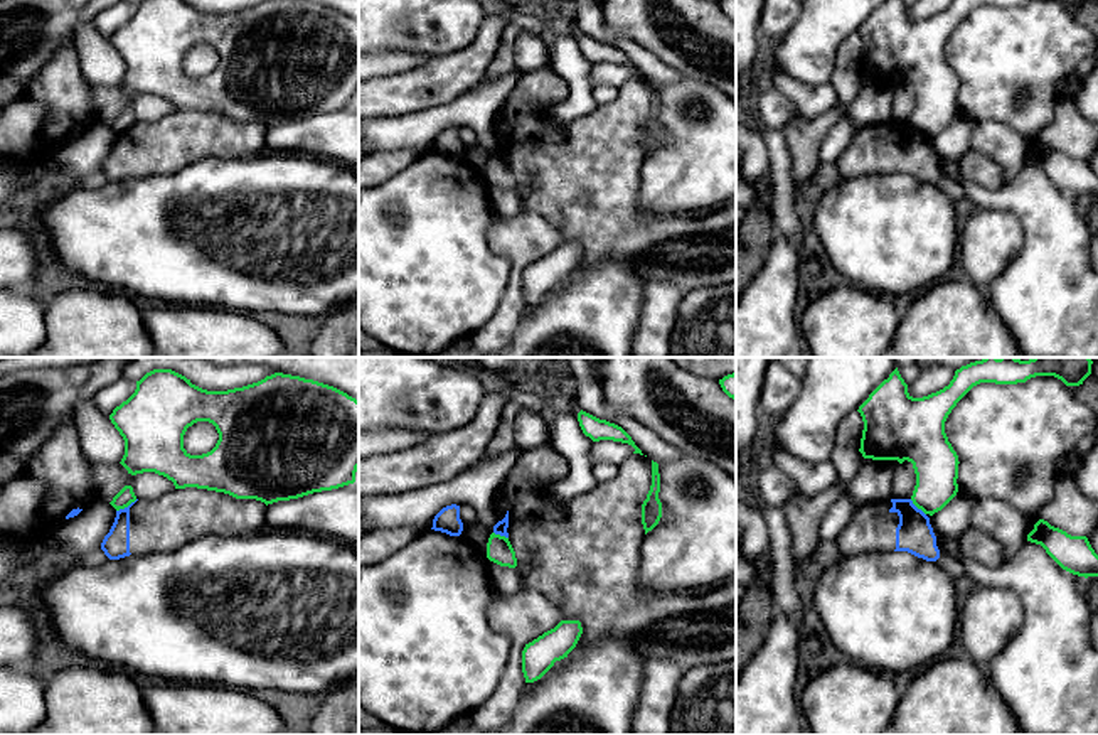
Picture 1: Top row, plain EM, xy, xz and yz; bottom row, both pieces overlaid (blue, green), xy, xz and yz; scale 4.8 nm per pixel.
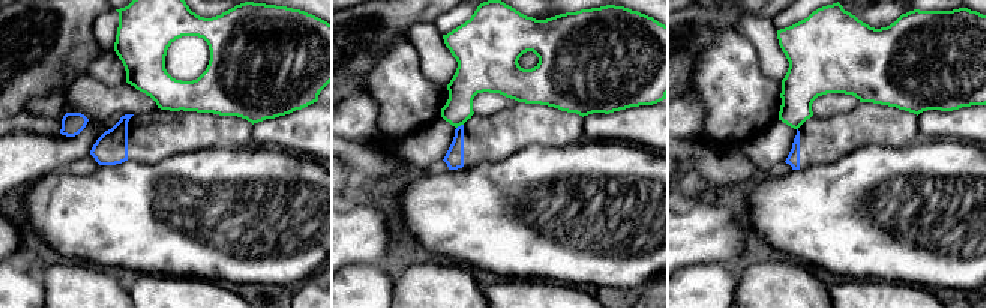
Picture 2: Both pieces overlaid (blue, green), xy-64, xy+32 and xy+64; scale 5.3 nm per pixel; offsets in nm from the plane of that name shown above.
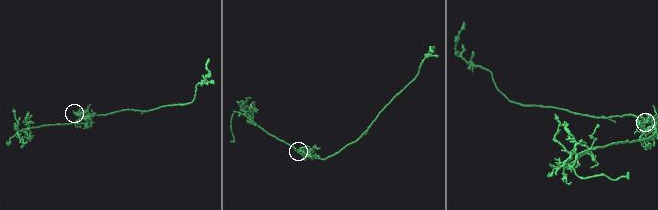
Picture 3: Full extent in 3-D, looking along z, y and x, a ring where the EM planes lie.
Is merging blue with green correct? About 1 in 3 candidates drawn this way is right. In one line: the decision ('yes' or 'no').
no

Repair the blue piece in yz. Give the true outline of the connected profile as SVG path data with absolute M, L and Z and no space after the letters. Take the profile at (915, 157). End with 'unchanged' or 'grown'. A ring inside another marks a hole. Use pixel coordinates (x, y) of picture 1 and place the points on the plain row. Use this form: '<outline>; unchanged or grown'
M891 121L857 128L835 162L840 179L908 174L926 184L948 179L940 169L931 138L911 121Z; grown

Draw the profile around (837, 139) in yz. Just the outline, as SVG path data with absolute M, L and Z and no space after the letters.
M840 120L835 123L827 135L824 137L824 142L820 145L818 162L820 165L832 165L837 162L840 153L849 147L854 135L857 131L857 126L849 123L847 120Z

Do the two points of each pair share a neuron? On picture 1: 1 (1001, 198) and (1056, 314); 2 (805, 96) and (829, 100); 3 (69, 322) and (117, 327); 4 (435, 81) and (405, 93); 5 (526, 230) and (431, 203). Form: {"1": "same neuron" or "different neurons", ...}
{"1": "same neuron", "2": "same neuron", "3": "same neuron", "4": "same neuron", "5": "different neurons"}

